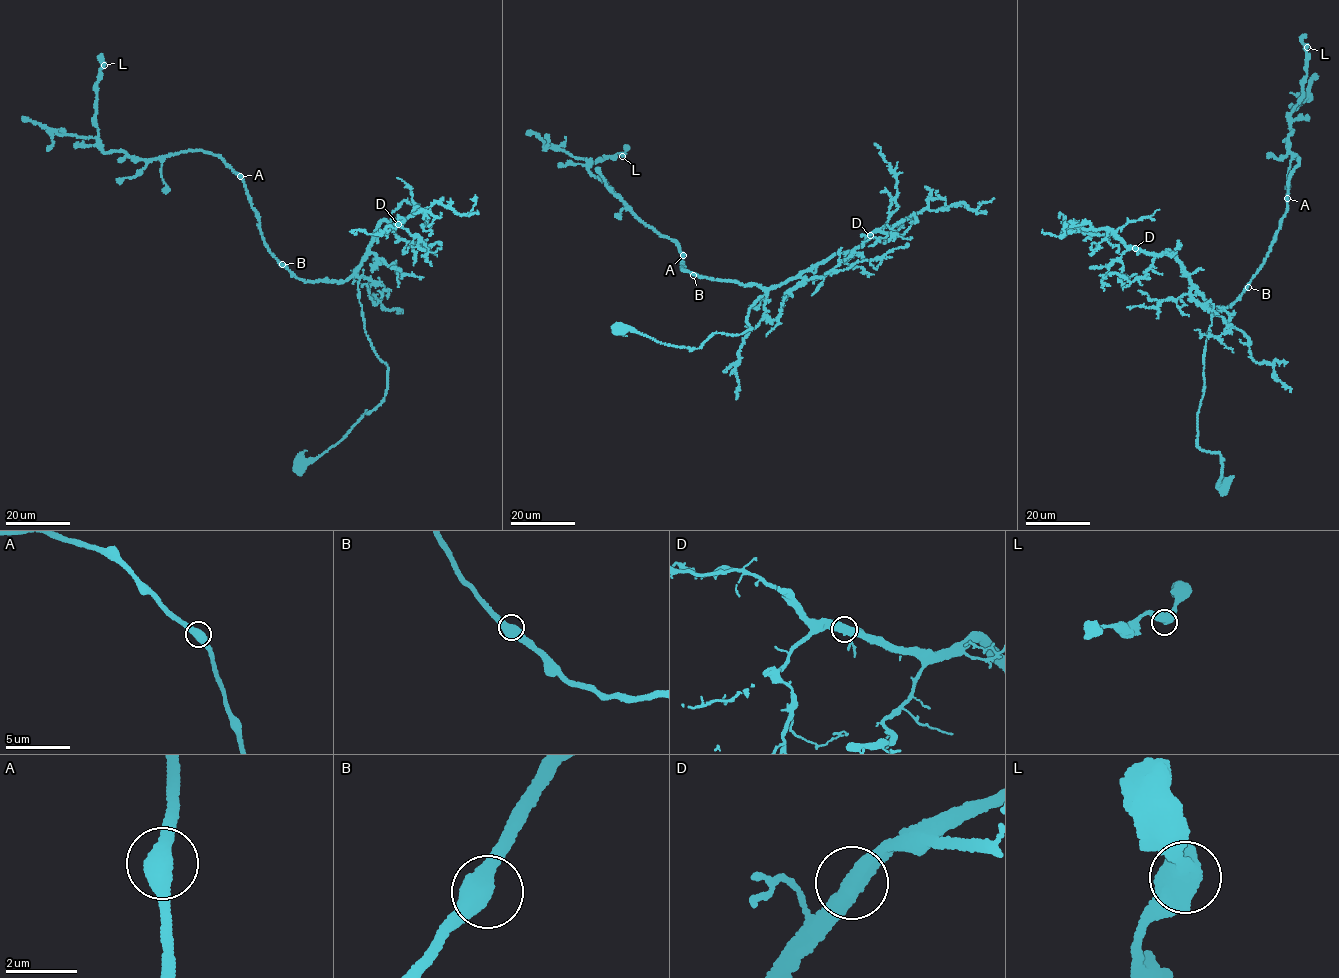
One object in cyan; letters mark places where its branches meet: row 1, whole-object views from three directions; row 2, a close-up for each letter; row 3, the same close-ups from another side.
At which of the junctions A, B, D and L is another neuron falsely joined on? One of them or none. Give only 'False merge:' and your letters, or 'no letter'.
False merge: no letter

